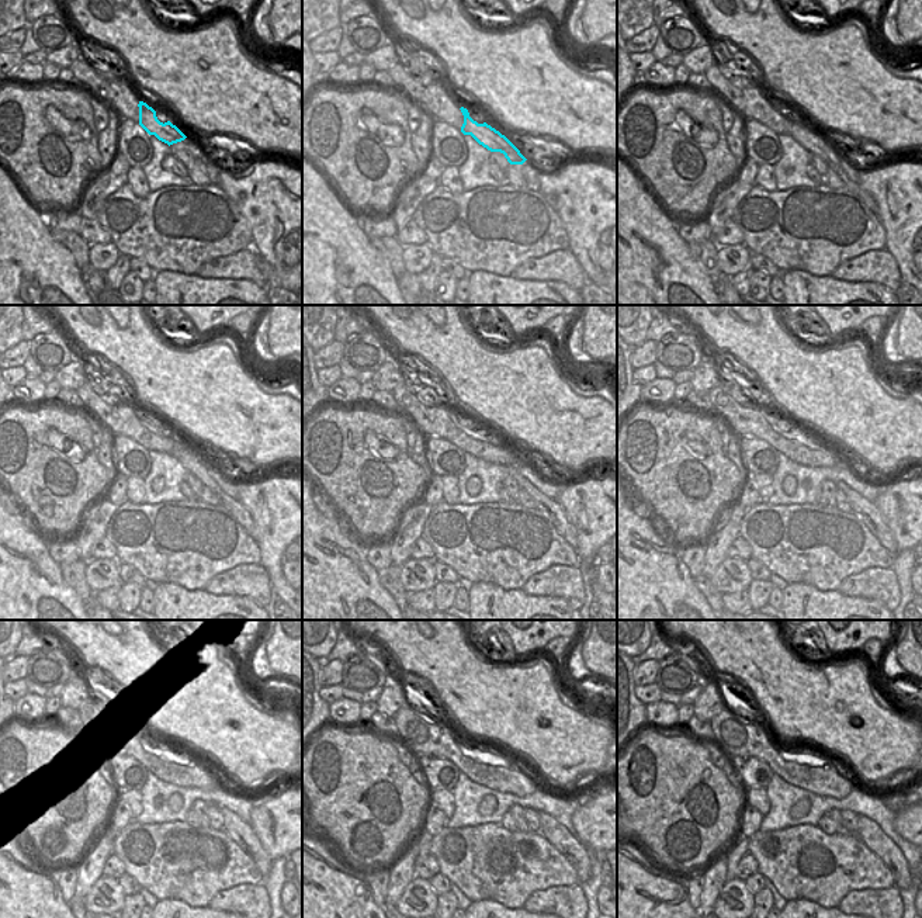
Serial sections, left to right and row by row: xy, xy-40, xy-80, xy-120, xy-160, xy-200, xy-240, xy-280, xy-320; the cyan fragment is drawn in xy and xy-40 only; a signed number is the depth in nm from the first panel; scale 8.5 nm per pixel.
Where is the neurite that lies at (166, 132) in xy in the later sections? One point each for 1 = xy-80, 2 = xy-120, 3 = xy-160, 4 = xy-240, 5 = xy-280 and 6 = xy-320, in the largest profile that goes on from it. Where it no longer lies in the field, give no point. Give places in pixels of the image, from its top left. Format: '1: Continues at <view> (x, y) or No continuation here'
1: Continues at xy-80 (811, 141)
2: Continues at xy-120 (190, 460)
3: Continues at xy-160 (551, 509)
4: Continues at xy-240 (235, 827)
5: Continues at xy-280 (569, 847)
6: Continues at xy-320 (869, 832).

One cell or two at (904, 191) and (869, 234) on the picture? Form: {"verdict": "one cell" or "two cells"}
{"verdict": "two cells"}

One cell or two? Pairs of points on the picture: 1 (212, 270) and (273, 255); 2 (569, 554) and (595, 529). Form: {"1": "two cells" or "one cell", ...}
{"1": "two cells", "2": "two cells"}

